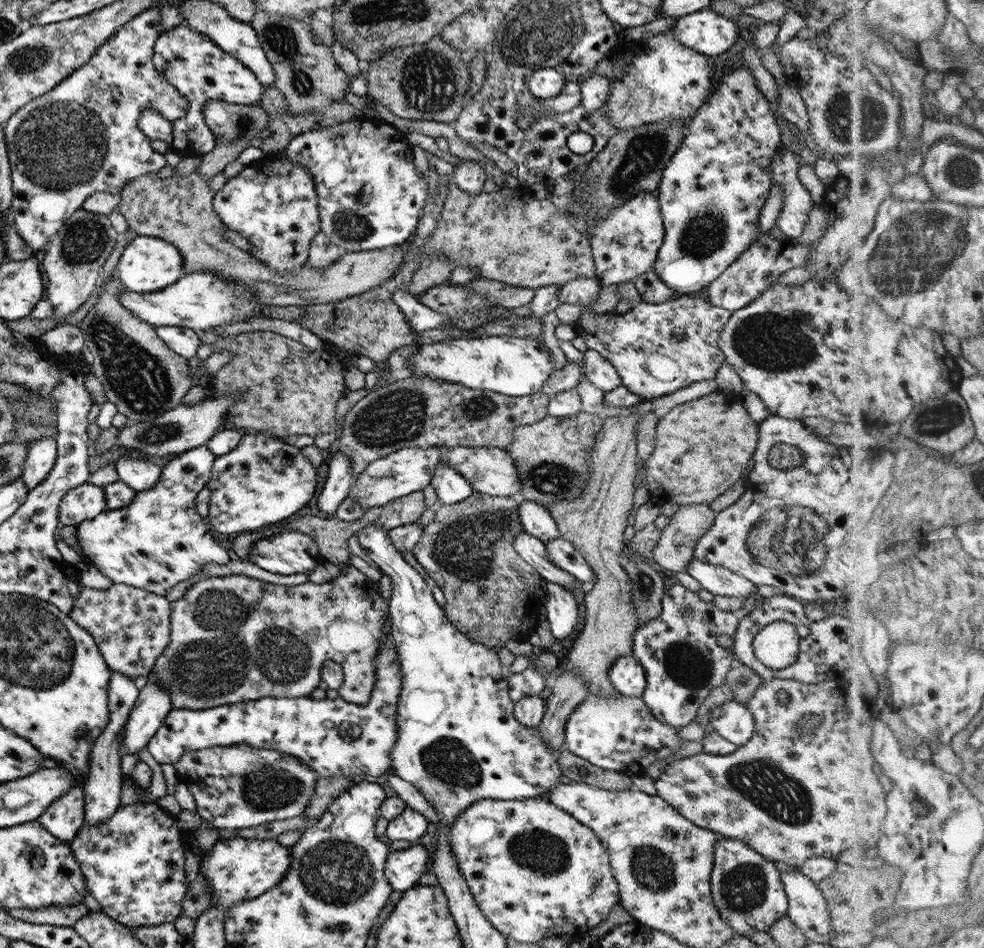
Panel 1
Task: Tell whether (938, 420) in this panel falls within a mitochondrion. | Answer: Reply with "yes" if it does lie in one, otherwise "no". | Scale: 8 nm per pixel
yes

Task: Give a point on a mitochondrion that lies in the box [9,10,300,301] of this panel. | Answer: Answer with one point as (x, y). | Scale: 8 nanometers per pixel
(62, 145)

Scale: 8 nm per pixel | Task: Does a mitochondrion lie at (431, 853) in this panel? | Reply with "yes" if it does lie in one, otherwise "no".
no

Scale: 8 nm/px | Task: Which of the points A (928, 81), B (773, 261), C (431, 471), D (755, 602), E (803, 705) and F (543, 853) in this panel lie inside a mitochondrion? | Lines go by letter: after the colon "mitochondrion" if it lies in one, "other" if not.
A: other
B: other
C: other
D: other
E: other
F: mitochondrion

